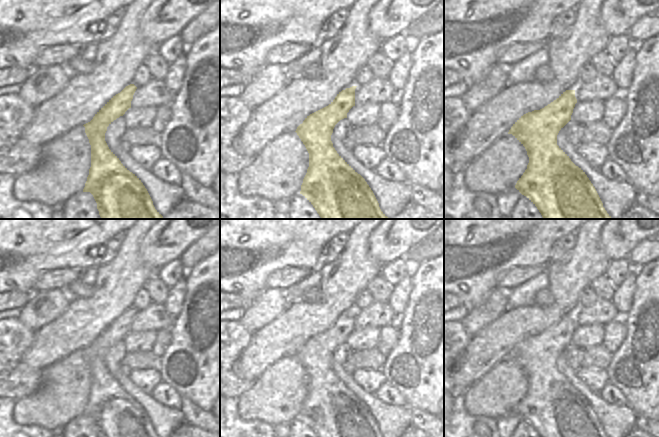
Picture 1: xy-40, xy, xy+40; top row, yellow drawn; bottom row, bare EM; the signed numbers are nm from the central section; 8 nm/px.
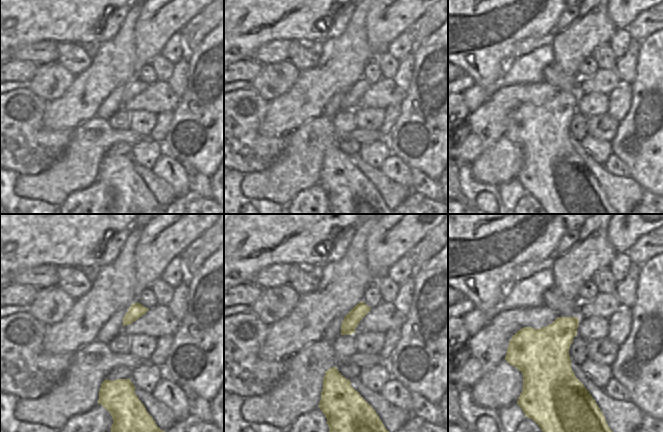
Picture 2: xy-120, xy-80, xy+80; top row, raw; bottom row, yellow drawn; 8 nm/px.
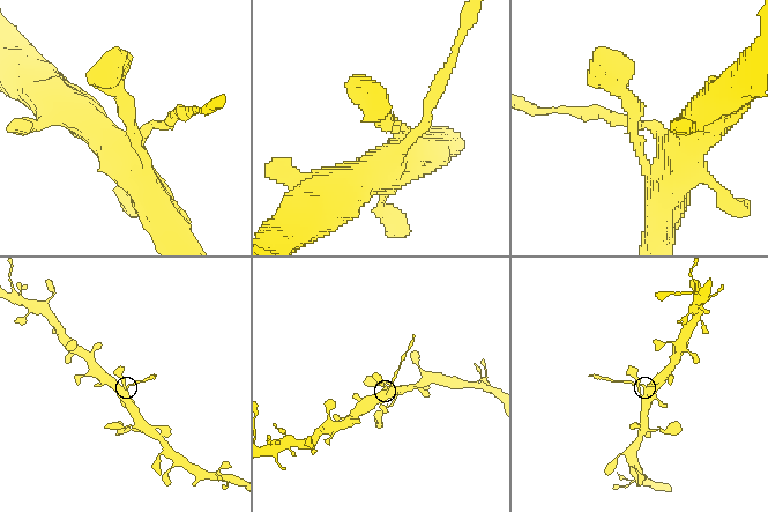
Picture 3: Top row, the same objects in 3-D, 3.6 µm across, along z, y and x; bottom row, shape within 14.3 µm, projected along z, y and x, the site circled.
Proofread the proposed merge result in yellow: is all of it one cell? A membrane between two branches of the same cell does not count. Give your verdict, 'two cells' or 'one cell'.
two cells

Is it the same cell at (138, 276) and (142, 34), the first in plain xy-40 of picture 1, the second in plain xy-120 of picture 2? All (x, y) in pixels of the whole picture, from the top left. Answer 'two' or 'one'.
two

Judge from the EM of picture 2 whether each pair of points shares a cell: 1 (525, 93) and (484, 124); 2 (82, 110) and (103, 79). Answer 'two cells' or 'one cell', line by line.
1: one cell
2: one cell

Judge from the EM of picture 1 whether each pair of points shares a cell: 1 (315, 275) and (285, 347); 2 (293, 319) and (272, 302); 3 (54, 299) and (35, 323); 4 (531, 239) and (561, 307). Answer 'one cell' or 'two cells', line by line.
1: two cells
2: two cells
3: one cell
4: two cells

